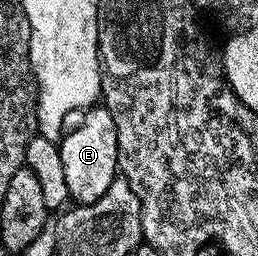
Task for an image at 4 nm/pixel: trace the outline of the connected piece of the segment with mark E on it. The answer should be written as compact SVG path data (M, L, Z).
M92 106L79 118L79 125L76 128L68 127L58 141L67 195L76 205L97 202L97 198L101 198L101 194L113 186L119 172L117 126L113 126L113 114L109 114L106 106Z

